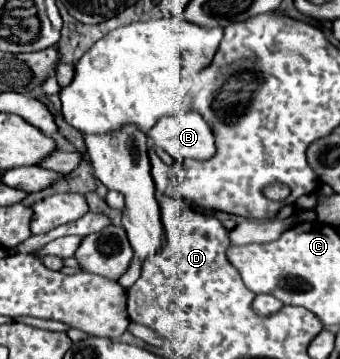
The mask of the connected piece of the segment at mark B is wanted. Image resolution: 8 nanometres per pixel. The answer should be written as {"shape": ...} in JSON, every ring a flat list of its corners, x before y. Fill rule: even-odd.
{"shape":[[196,111,178,117,162,117,148,131,148,137,154,141,154,145,170,153,178,163,184,163,186,159,206,161,216,153,214,135]]}

